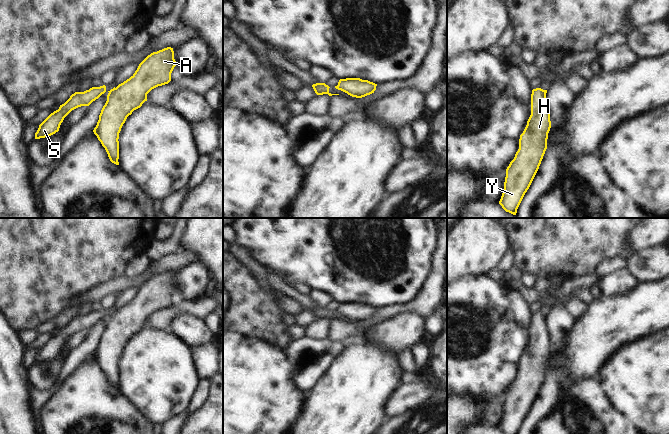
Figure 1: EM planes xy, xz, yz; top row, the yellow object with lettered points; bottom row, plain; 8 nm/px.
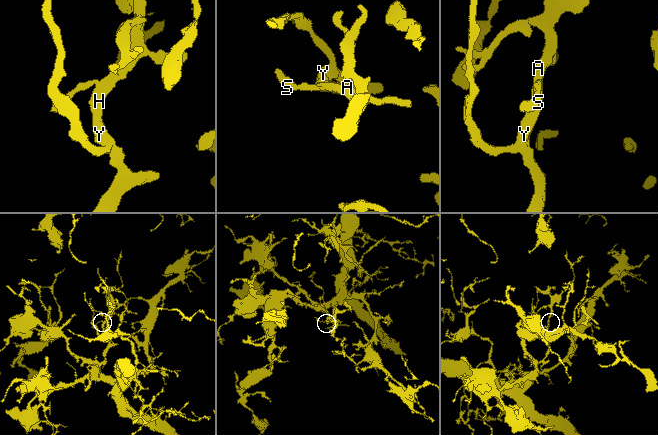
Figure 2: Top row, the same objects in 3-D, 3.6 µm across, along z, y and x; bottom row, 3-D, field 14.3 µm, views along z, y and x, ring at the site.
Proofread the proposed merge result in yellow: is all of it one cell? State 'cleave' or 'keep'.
cleave

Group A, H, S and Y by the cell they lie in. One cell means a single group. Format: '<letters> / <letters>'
A H Y / S

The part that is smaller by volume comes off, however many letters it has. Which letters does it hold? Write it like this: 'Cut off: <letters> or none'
Cut off: S

